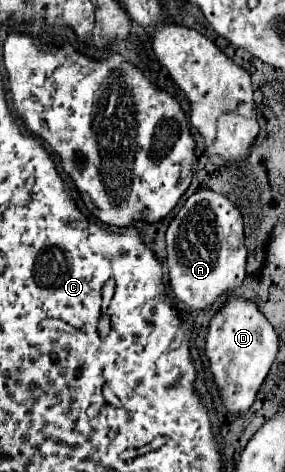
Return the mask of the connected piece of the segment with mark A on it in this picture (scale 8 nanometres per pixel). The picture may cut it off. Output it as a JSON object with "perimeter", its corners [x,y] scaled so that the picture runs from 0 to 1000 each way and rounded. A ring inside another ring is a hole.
{"perimeter":[[[698,398],[684,411],[670,411],[649,424],[649,432],[614,453],[586,487],[586,568],[593,568],[593,602],[614,627],[670,653],[726,653],[775,623],[818,619],[853,597],[860,547],[867,547],[867,525],[853,496],[853,458],[839,441],[789,411],[754,407],[740,398]]]}

